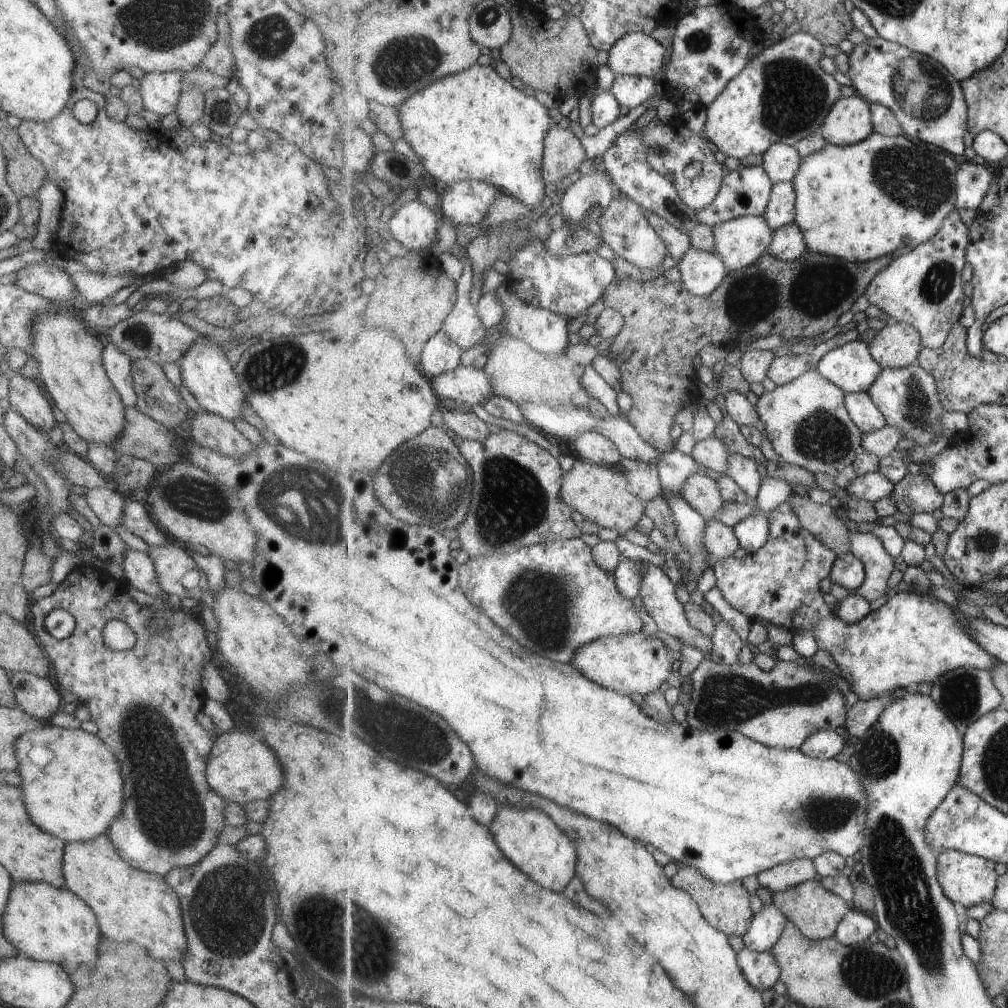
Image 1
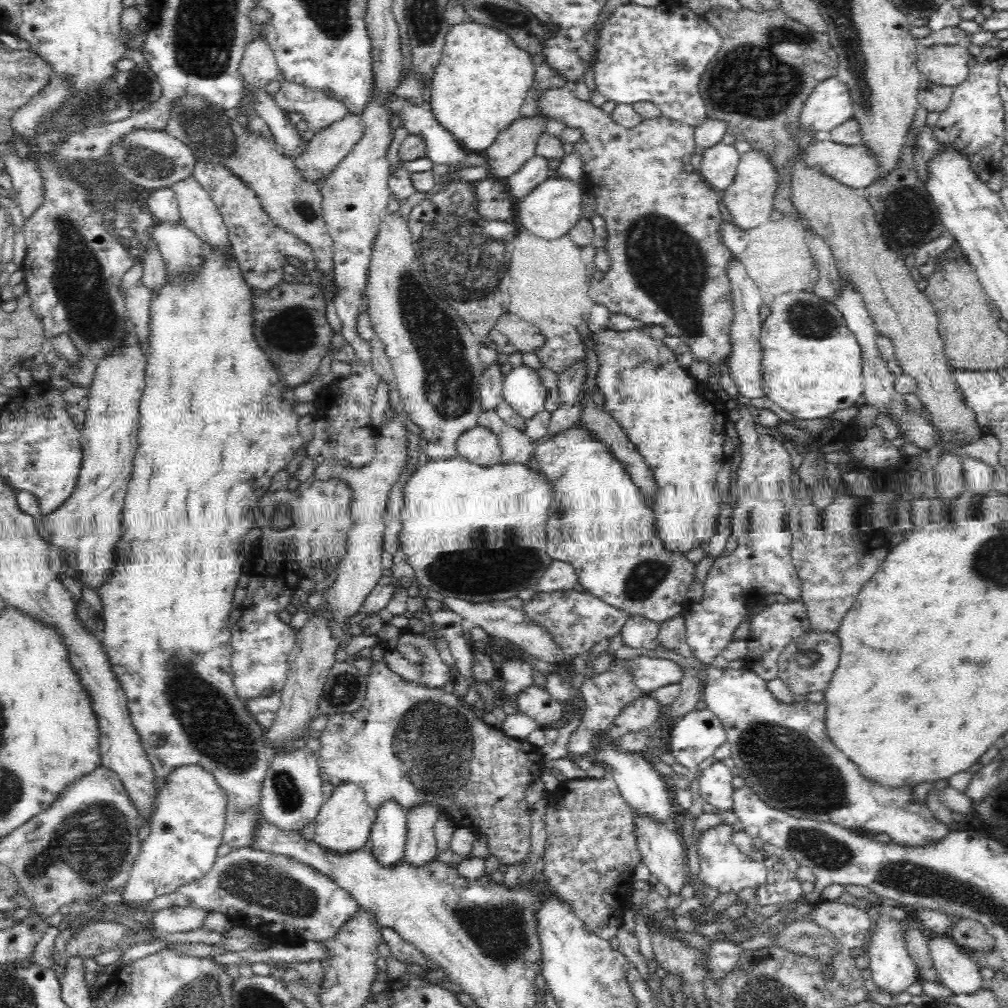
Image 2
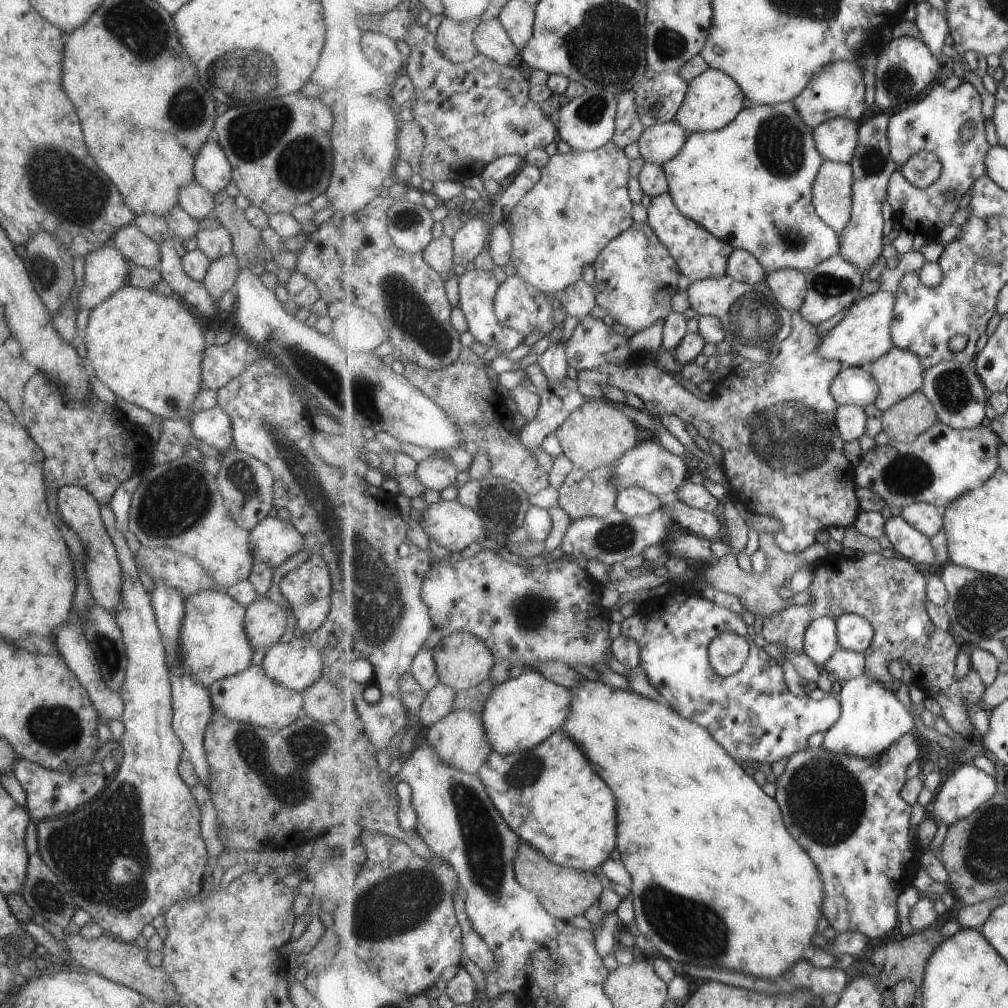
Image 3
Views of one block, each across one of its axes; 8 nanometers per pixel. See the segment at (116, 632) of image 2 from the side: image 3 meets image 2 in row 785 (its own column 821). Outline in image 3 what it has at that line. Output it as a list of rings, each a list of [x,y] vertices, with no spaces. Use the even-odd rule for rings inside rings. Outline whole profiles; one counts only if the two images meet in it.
[[[789,101],[769,106],[749,106],[749,108],[744,108],[733,122],[730,122],[721,130],[699,131],[688,135],[687,142],[681,148],[681,152],[675,158],[663,164],[663,168],[666,170],[667,178],[670,182],[669,192],[675,199],[675,206],[679,207],[681,214],[686,214],[687,218],[699,222],[703,228],[710,230],[711,234],[714,234],[717,238],[730,242],[735,249],[747,250],[747,252],[754,254],[767,271],[767,275],[783,268],[799,269],[808,274],[816,266],[826,261],[827,258],[837,255],[839,248],[841,248],[841,234],[835,228],[831,228],[829,224],[825,224],[825,220],[819,216],[813,204],[813,186],[824,160],[816,145],[814,130],[811,126],[807,126],[805,120],[801,118],[799,110],[795,108],[795,103]]]

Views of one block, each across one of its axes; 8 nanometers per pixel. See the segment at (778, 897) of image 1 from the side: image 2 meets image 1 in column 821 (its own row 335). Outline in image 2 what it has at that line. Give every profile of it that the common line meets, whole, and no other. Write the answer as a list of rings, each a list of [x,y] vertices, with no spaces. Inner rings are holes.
[[[796,160],[792,166],[794,166],[791,178],[791,187],[794,192],[792,202],[796,211],[804,214],[810,230],[822,237],[830,247],[842,282],[852,287],[854,291],[858,291],[858,296],[862,299],[862,307],[868,311],[877,334],[890,339],[890,343],[894,345],[894,359],[898,361],[902,373],[914,379],[914,394],[918,396],[926,412],[930,414],[932,424],[938,428],[938,436],[941,436],[942,440],[948,444],[976,442],[984,434],[981,425],[977,423],[976,414],[965,403],[957,381],[954,380],[953,371],[946,360],[945,344],[937,329],[938,317],[935,308],[924,292],[918,289],[914,274],[906,267],[905,259],[885,243],[885,237],[877,223],[874,210],[859,190],[840,184],[818,172],[811,172]]]

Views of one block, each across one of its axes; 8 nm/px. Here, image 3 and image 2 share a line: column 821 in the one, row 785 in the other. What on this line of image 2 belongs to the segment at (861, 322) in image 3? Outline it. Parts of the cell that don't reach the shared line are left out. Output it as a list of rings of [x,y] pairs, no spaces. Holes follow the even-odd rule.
[[[352,783],[341,784],[334,787],[331,795],[325,799],[321,811],[317,816],[315,824],[314,841],[326,854],[330,855],[352,855],[369,844],[369,834],[375,820],[376,814],[370,810],[362,789]]]

